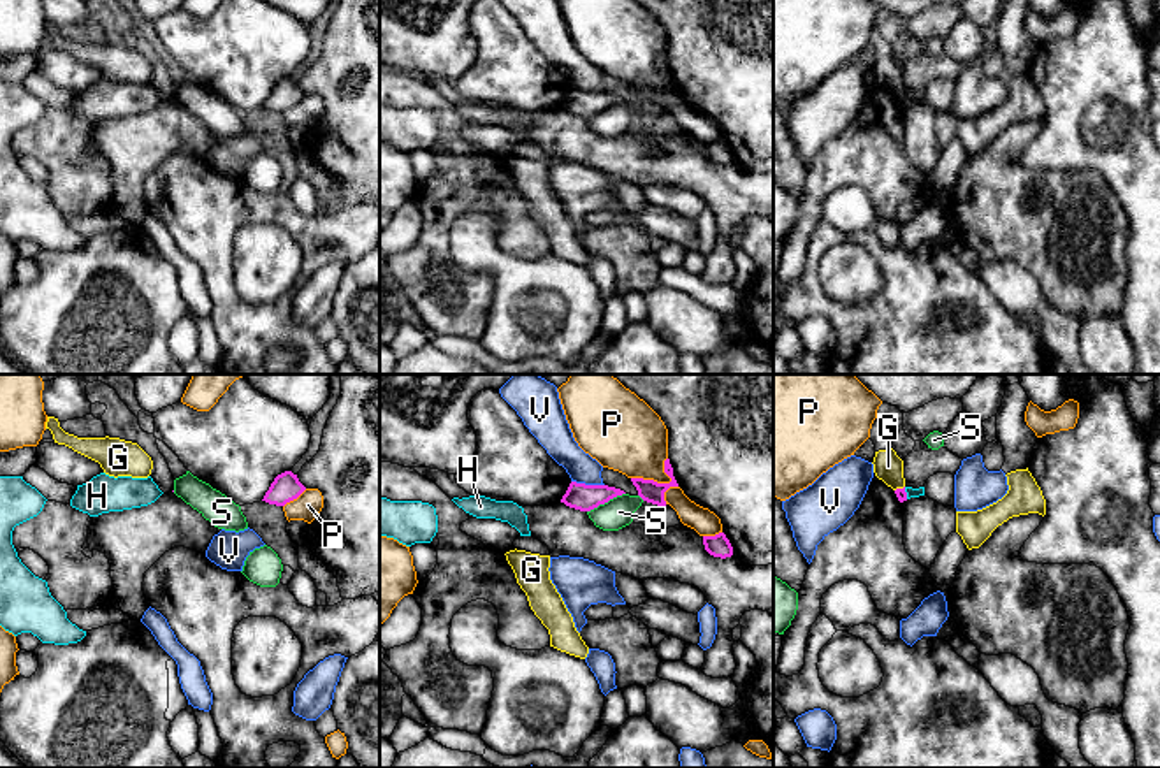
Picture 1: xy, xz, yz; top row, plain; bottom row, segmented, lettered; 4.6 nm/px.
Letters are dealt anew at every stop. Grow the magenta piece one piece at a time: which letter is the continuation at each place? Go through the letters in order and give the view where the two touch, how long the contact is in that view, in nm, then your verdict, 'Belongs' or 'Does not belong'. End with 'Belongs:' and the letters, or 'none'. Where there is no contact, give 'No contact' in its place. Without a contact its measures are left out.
G: Touches magenta in yz. Shared border 50 nm. Does not belong
H: Touches magenta in yz. Shared border 60 nm. Does not belong
P: Touches magenta in xz. Shared border 220 nm. Does not belong
S: Touches magenta in xz. Shared border 200 nm. Does not belong
V: Touches magenta in xz. Shared border 150 nm. Does not belong
Belongs: none

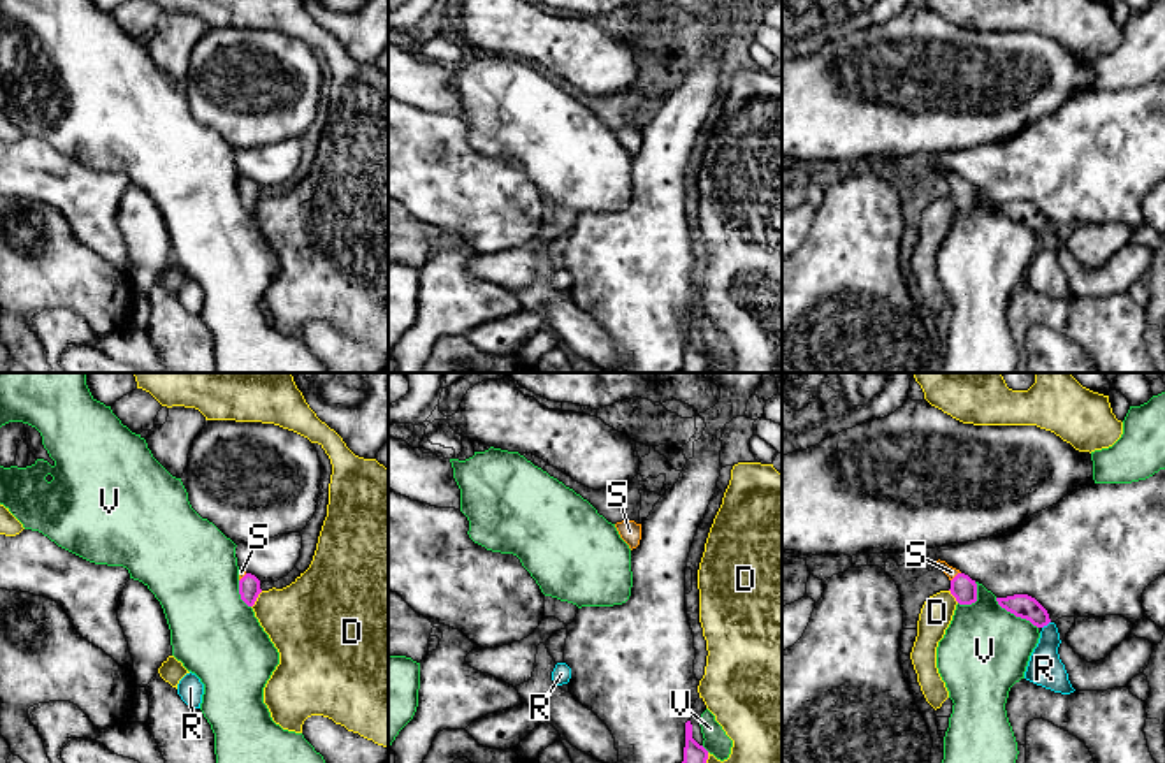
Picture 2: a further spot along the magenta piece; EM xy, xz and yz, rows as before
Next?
D: Touches magenta in xy. Shared border 90 nm. Does not belong
R: Touches magenta in yz. Shared border 50 nm. Does not belong
S: Touches magenta in yz. Shared border 60 nm. Belongs
V: Touches magenta in yz. Shared border 240 nm. Does not belong
Belongs: S

